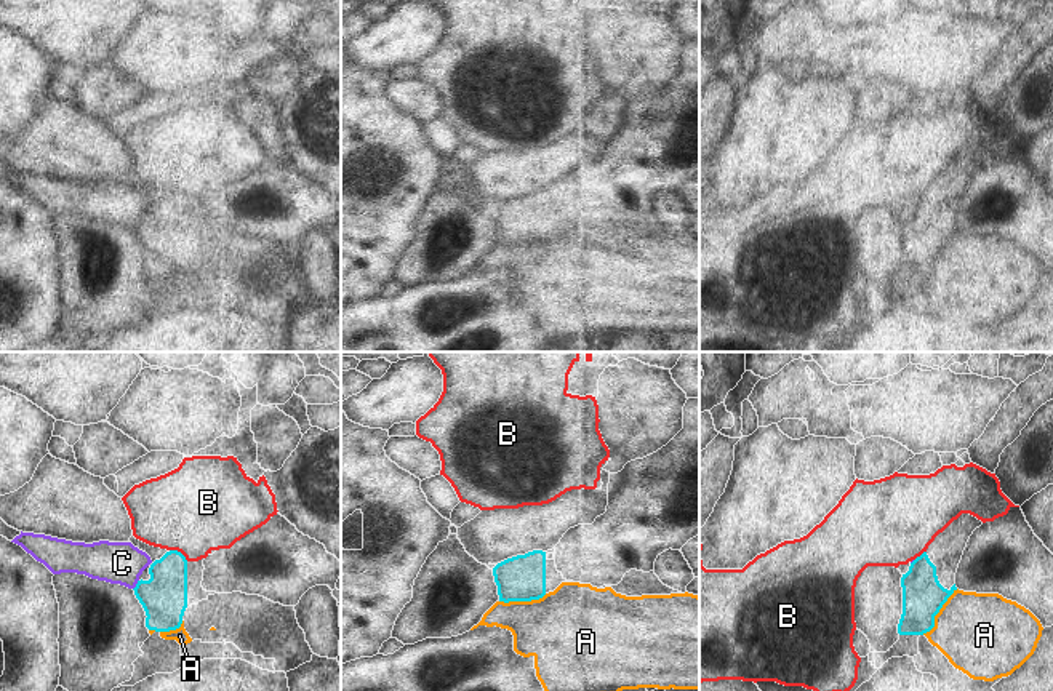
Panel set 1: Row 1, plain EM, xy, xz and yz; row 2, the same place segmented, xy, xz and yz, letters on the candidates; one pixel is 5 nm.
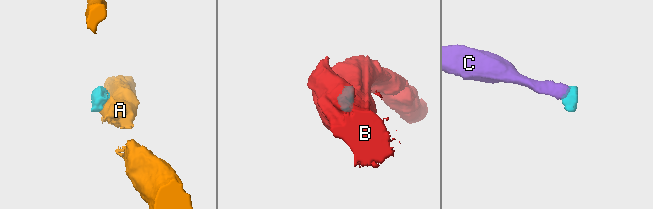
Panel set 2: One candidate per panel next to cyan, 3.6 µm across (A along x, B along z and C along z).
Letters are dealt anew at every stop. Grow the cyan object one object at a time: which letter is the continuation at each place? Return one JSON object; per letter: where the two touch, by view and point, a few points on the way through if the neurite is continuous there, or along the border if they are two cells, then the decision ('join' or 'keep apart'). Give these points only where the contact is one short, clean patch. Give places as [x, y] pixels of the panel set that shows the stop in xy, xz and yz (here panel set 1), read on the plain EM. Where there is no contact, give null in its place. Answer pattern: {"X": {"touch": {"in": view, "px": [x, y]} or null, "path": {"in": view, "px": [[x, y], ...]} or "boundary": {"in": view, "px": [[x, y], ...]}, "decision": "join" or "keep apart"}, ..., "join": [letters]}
{"A": {"touch": {"in": "yz", "px": [938, 253]}, "boundary": {"in": "yz", "px": [[957, 231], [935, 258], [935, 266], [922, 275]]}, "decision": "keep apart"}, "B": {"touch": {"in": "xy", "px": [180, 194]}, "boundary": {"in": "xy", "px": [[170, 191], [176, 191], [188, 202]]}, "decision": "keep apart"}, "C": {"touch": {"in": "xy", "px": [136, 226]}, "boundary": {"in": "xy", "px": [[138, 221], [133, 231]]}, "decision": "keep apart"}, "join": []}

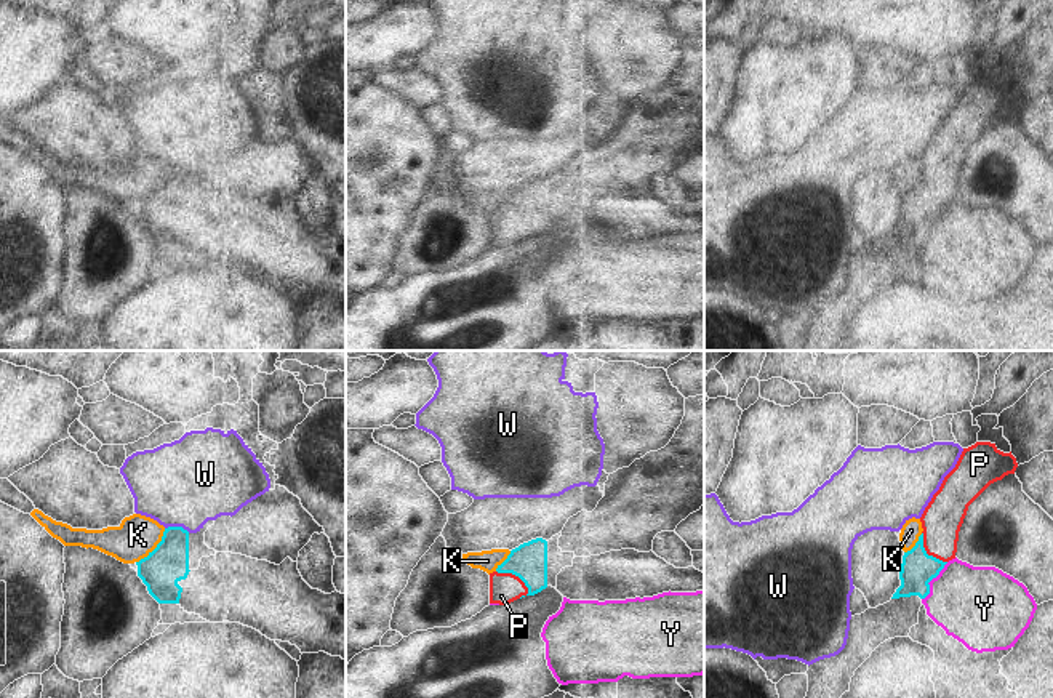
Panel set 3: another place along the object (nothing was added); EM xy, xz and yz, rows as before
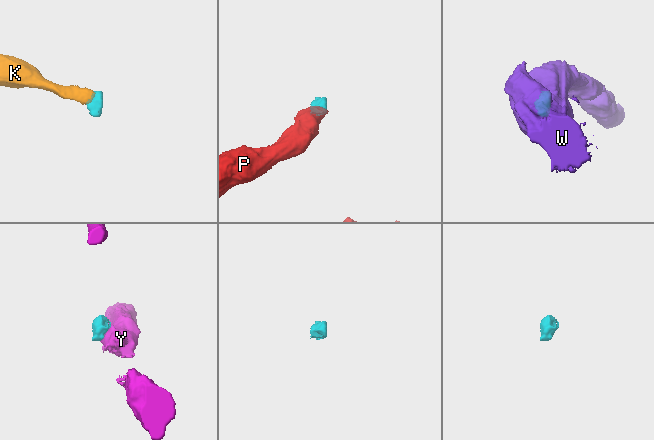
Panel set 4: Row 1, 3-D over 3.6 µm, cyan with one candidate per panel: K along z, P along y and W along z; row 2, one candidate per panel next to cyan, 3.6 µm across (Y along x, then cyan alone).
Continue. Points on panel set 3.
{"K": {"touch": {"in": "xy", "px": [156, 189]}, "boundary": {"in": "xy", "px": [[165, 170], [160, 183], [136, 204]]}, "decision": "keep apart"}, "P": {"touch": {"in": "xz", "px": [516, 216]}, "path": {"in": "xz", "px": [[528, 202], [516, 216], [504, 229]]}, "decision": "join"}, "W": {"touch": {"in": "xy", "px": [178, 168]}, "boundary": {"in": "xy", "px": [[165, 168], [183, 168], [189, 173]]}, "decision": "keep apart"}, "Y": {"touch": {"in": "yz", "px": [930, 221]}, "boundary": {"in": "yz", "px": [[948, 204], [928, 224], [928, 234], [922, 240]]}, "decision": "keep apart"}, "join": ["P"]}

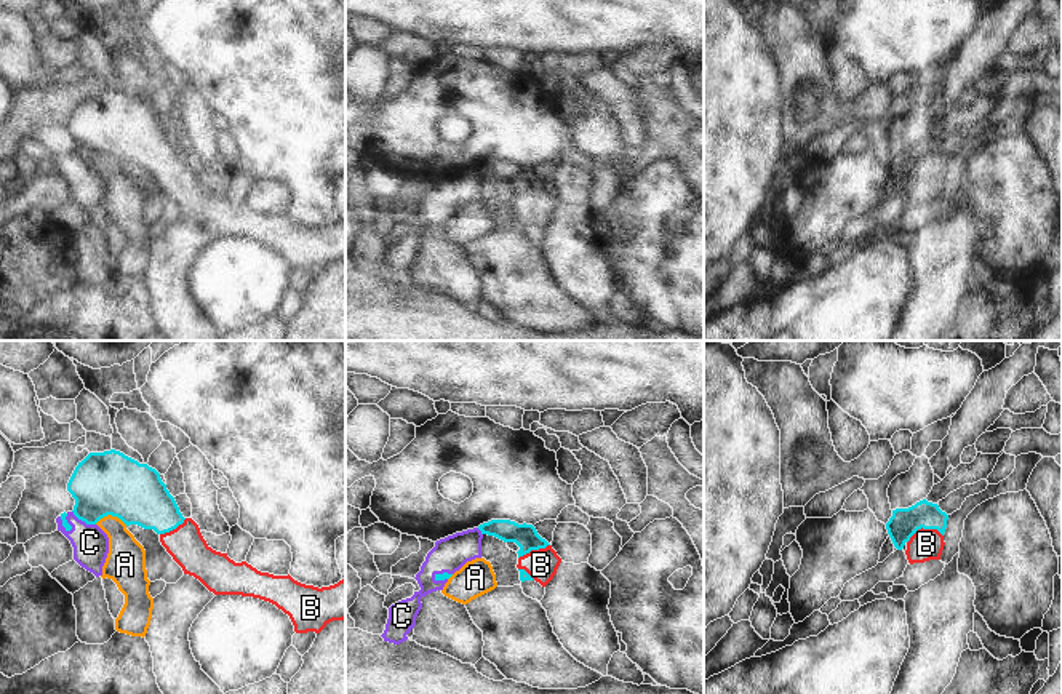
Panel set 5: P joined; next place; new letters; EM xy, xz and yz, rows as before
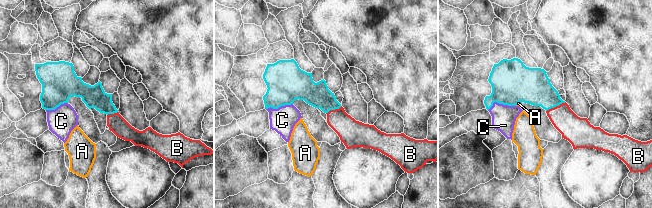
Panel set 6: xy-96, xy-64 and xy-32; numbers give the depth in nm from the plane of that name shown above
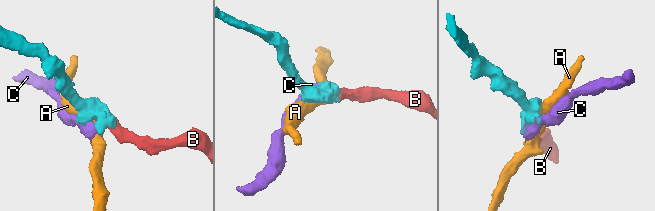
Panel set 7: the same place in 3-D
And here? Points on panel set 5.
{"A": {"touch": {"in": "xy", "px": [111, 155]}, "boundary": {"in": "xy", "px": [[95, 165], [107, 157], [115, 157], [127, 167]]}, "decision": "keep apart"}, "B": {"touch": {"in": "yz", "px": [923, 170]}, "path": {"in": "yz", "px": [[904, 165], [923, 170], [926, 186]]}, "decision": "join"}, "C": {"touch": {"in": "xy", "px": [83, 162]}, "boundary": {"in": "xy", "px": [[72, 152], [79, 160], [95, 167]]}, "decision": "keep apart"}, "join": ["B"]}

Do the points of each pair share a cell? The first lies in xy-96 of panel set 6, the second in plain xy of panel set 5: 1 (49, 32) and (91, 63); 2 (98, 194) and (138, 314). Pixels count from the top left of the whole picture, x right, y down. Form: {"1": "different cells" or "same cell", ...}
{"1": "same cell", "2": "different cells"}

